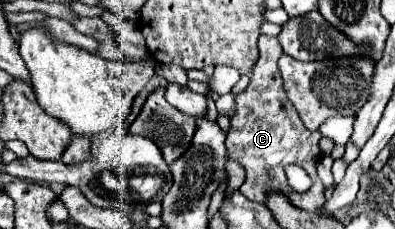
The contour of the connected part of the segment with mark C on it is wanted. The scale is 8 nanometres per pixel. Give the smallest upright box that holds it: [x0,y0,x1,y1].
[226,35,324,211]

